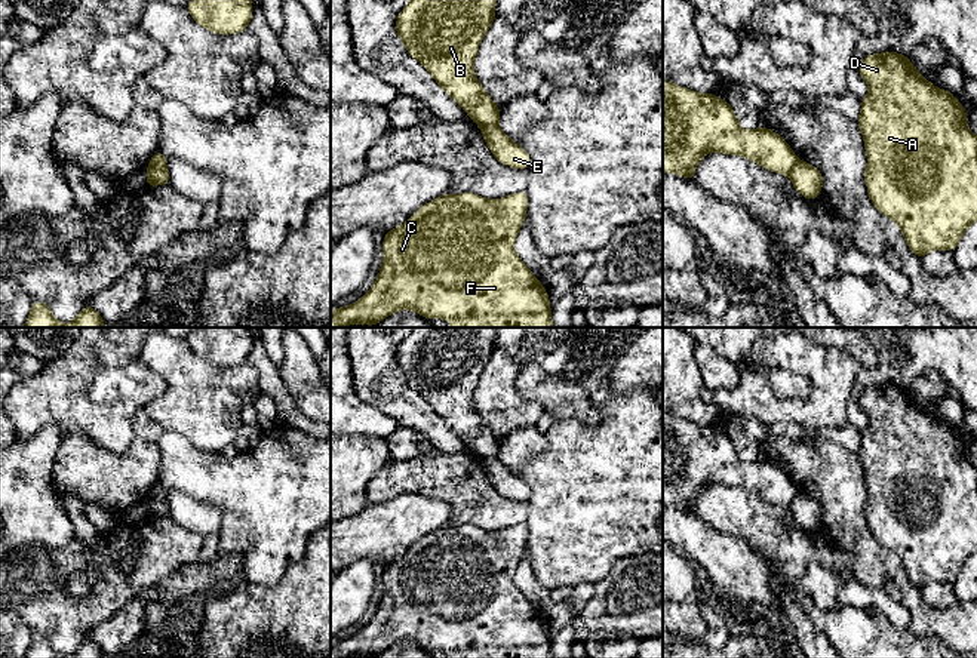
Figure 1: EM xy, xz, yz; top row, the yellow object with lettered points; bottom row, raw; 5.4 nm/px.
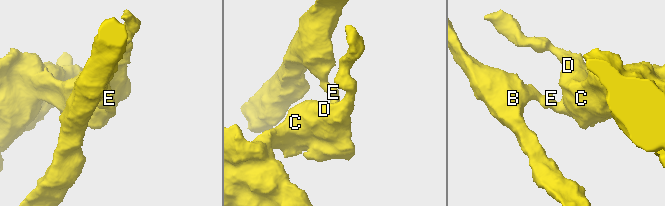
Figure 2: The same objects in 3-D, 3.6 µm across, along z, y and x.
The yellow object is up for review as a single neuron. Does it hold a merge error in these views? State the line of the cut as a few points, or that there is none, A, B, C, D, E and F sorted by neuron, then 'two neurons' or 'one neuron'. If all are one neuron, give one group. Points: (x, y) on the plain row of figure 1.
xy (165, 495), (148, 500) | A C D E F / B | two neurons

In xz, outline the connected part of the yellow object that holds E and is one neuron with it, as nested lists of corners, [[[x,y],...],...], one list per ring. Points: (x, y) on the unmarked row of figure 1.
[[[498,458],[480,459],[485,474],[498,494],[516,501],[528,501],[529,486],[510,471]]]

